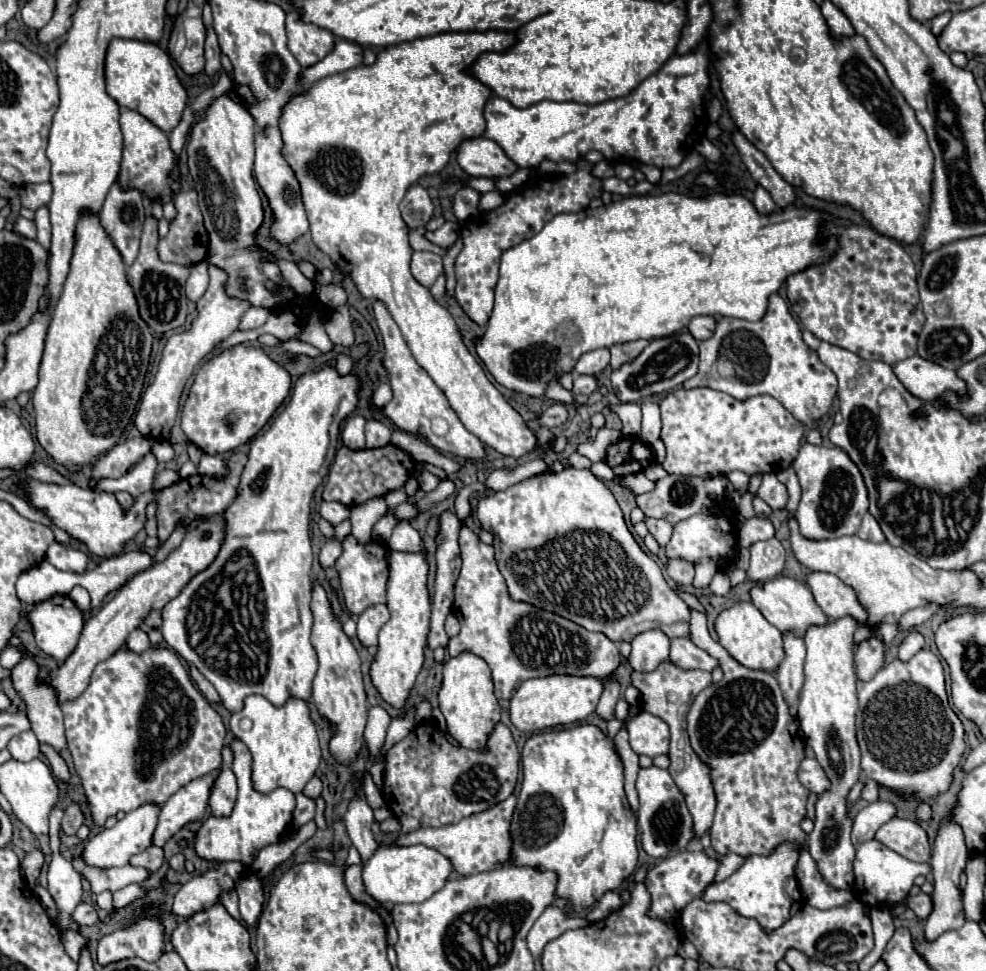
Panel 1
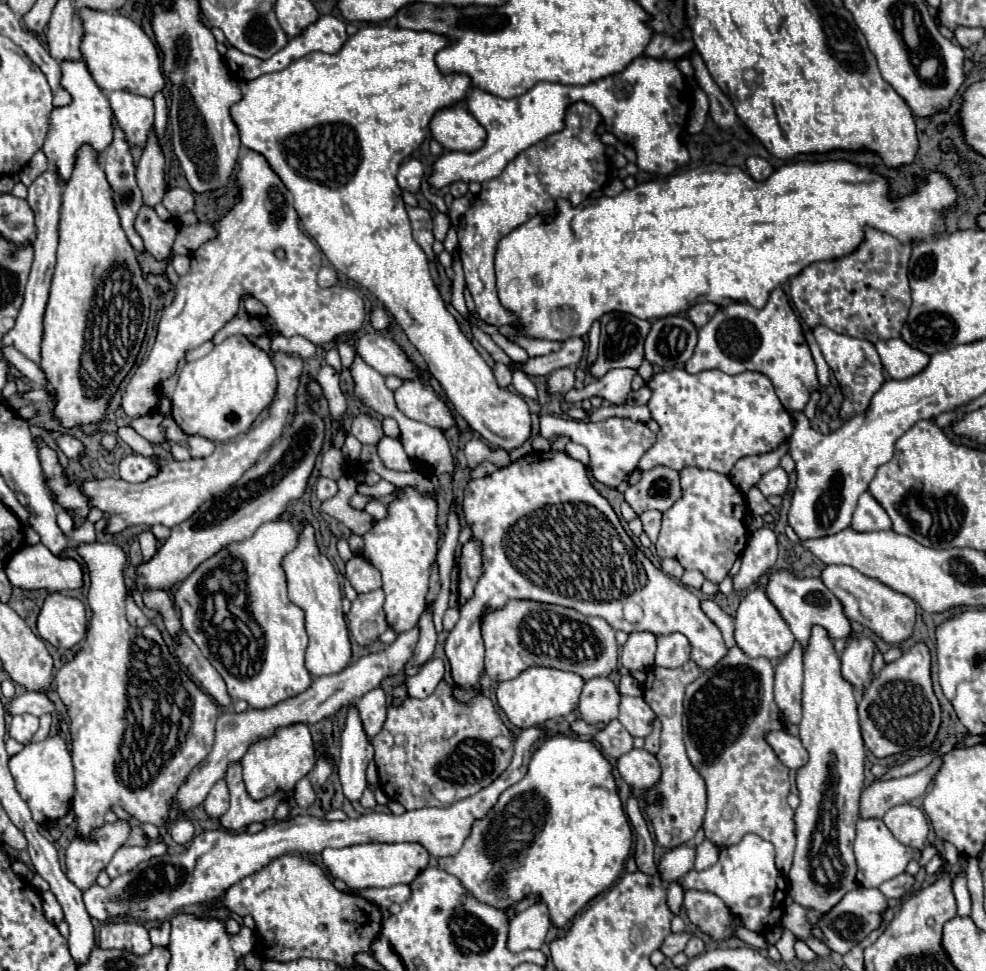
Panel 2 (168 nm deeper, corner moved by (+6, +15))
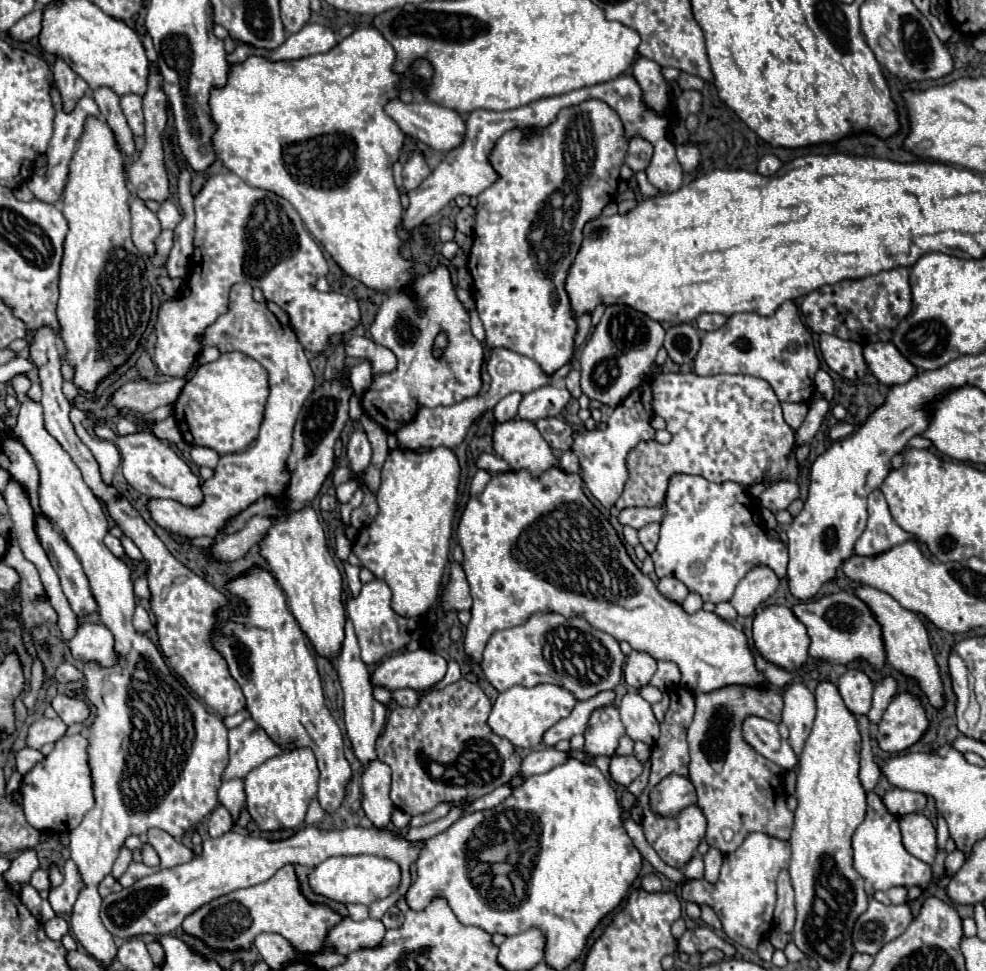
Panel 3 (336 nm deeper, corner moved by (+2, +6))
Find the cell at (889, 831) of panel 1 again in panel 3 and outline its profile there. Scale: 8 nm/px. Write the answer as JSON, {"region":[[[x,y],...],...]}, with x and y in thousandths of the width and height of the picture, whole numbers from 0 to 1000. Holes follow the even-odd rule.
{"region":[[[923,837],[913,841],[911,848],[919,876],[929,885],[945,891],[949,883],[949,856],[945,846],[935,837]]]}

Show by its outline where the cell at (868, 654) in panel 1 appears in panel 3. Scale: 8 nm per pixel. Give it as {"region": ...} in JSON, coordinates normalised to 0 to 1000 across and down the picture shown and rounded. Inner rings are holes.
{"region":[[[860,689],[852,699],[850,699],[850,712],[858,724],[858,728],[866,736],[878,736],[882,726],[884,726],[884,712],[886,703],[882,697],[872,691],[872,689]]]}

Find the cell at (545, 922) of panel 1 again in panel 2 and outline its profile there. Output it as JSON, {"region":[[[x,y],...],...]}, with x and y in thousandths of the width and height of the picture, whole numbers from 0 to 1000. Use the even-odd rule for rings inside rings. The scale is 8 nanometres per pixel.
{"region":[[[542,931],[533,935],[517,950],[515,978],[523,982],[535,976],[548,976],[554,968],[556,956],[558,956],[558,943],[552,931]]]}

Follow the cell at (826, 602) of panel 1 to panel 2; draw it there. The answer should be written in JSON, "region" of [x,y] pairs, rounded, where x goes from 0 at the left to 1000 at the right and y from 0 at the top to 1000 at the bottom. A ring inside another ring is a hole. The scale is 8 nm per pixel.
{"region":[[[838,583],[832,595],[852,616],[858,634],[884,649],[897,661],[913,663],[925,657],[929,643],[929,622],[921,614],[907,610],[892,597],[876,593],[862,583]]]}

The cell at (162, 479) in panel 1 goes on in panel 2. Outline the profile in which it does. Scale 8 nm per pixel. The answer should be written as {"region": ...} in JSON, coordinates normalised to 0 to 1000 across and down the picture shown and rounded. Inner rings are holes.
{"region":[[[122,439],[120,441],[120,449],[140,468],[144,468],[144,470],[154,470],[156,468],[154,457],[148,451],[144,451],[134,439]]]}

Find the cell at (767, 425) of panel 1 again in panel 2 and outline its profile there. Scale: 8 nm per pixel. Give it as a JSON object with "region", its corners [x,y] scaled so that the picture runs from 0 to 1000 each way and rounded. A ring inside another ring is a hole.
{"region":[[[692,379],[661,385],[657,393],[661,408],[657,420],[661,430],[669,437],[669,445],[661,461],[653,465],[647,480],[641,484],[637,498],[645,498],[649,488],[665,482],[694,482],[706,480],[740,488],[742,480],[763,468],[777,468],[801,451],[805,437],[799,422],[789,412],[783,393],[771,383],[753,383],[746,387],[732,381],[714,381],[698,385]]]}

